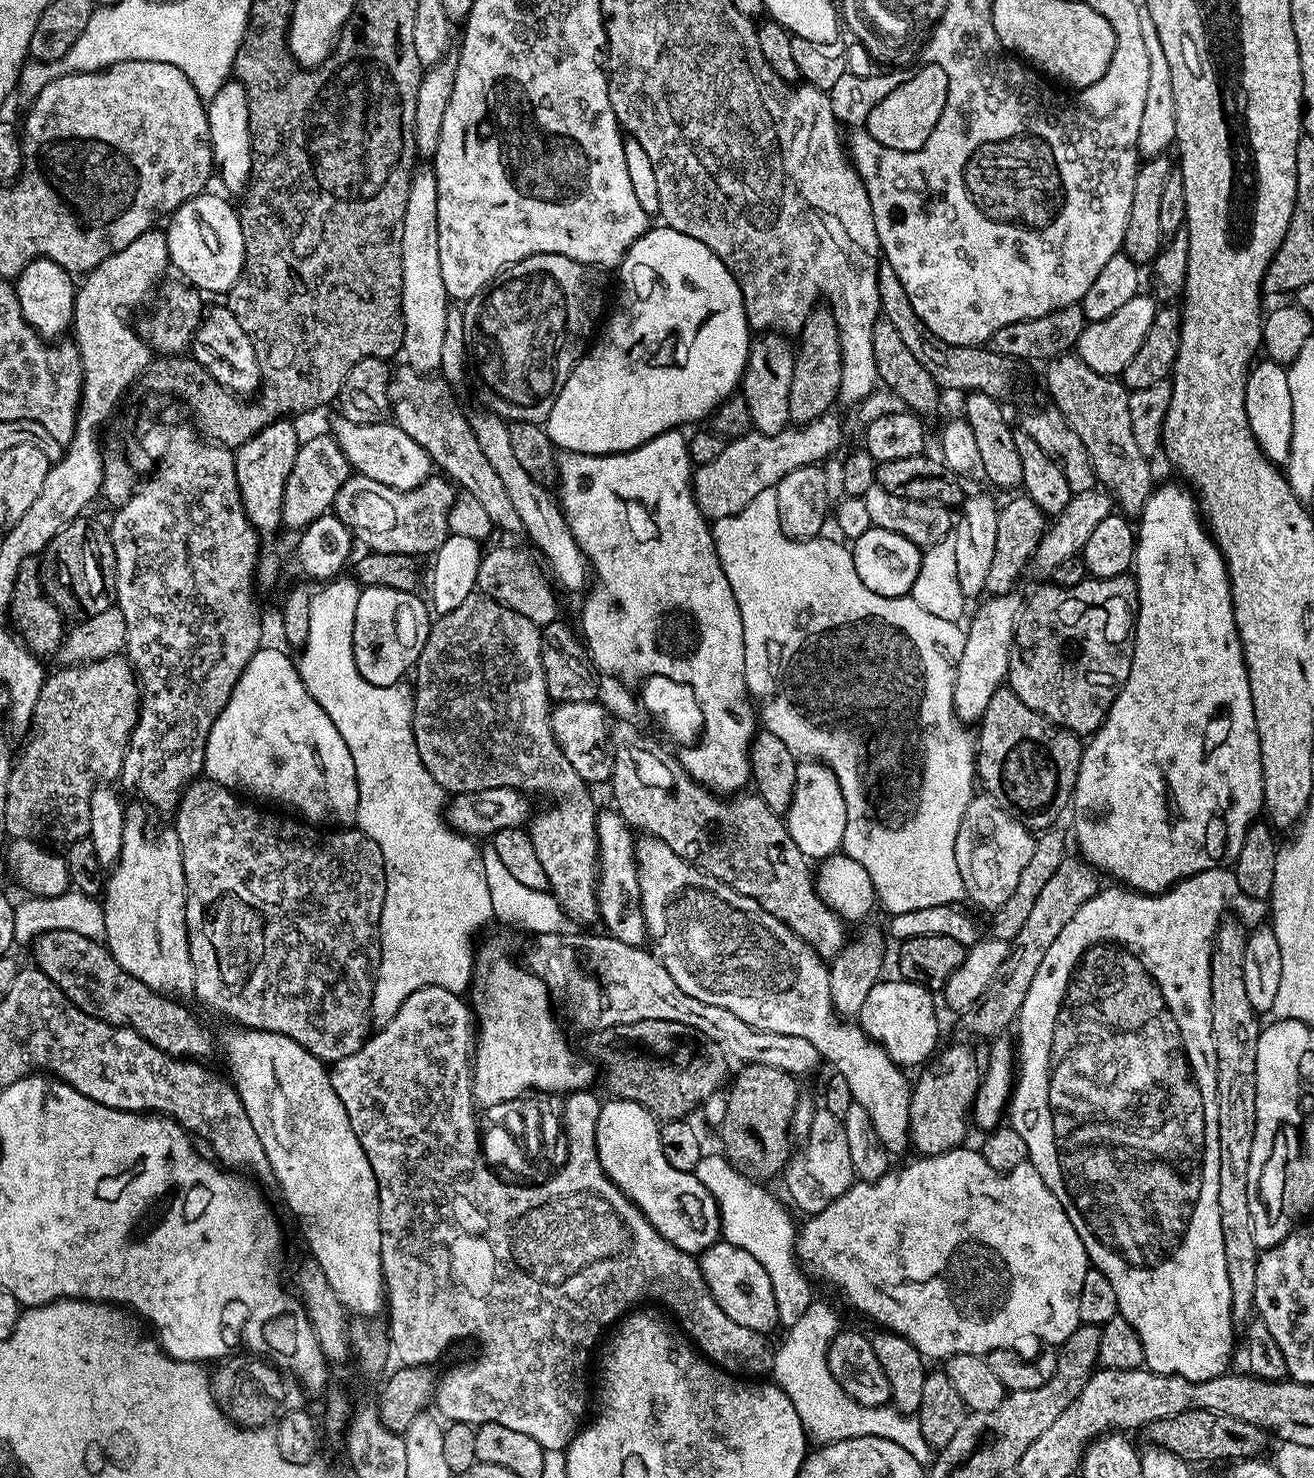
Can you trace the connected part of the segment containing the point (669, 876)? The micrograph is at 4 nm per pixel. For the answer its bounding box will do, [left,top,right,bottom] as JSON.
[636,834,912,1154]

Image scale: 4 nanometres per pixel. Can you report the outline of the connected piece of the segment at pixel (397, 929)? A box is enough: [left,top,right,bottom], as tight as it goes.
[298,578,493,1026]

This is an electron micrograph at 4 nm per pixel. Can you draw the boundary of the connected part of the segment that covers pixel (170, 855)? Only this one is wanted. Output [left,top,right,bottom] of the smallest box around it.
[102,823,196,993]

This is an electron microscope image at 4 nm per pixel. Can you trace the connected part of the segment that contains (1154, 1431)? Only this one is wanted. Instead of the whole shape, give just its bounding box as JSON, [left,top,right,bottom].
[1146,1410,1270,1462]

